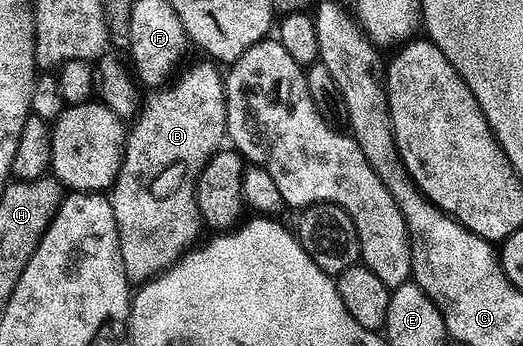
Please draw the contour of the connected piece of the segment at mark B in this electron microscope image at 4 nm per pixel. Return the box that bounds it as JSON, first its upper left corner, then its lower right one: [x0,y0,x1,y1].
[111,61,227,284]

